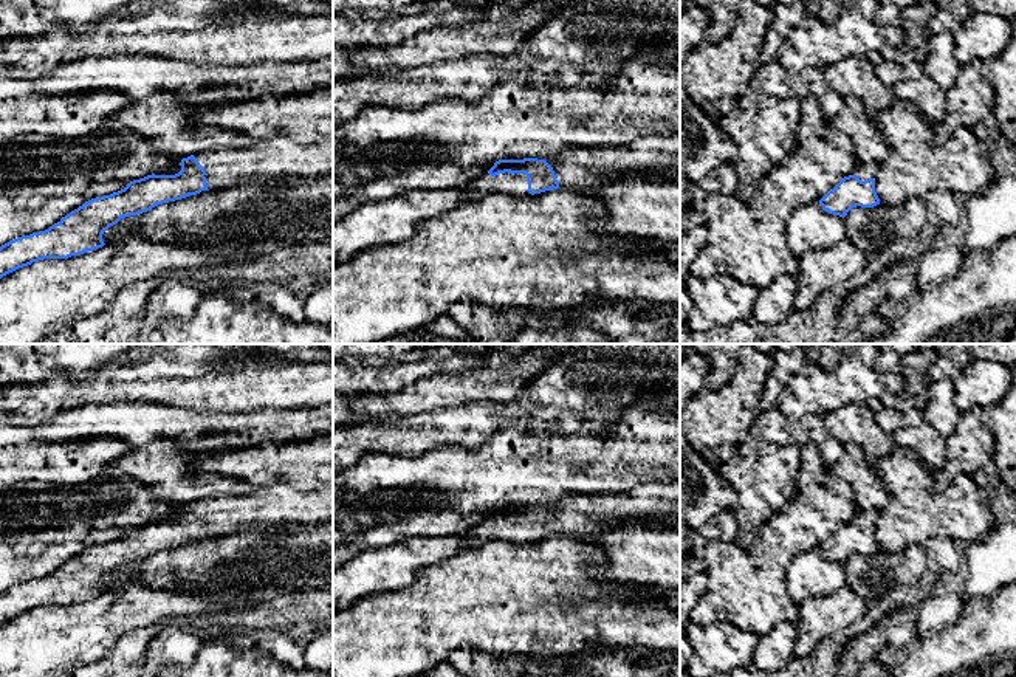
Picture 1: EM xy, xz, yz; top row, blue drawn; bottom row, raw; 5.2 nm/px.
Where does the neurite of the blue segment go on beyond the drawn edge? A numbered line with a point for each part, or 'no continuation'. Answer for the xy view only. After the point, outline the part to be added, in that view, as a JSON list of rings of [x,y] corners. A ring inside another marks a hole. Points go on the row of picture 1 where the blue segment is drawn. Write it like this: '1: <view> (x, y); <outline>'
1: xy (279, 158); [[[277,135],[243,149],[203,150],[194,155],[206,170],[206,192],[235,186],[324,178],[333,175],[333,135],[313,144]]]

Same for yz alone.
1: yz (863, 171); [[[858,163],[852,175],[856,175],[861,181],[864,181],[867,178],[875,178],[875,170],[877,170],[875,164]]]

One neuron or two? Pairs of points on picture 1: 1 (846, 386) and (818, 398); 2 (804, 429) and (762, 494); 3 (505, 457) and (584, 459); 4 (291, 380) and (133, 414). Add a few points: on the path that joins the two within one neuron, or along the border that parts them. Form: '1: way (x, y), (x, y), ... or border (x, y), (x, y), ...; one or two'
1: way (840, 386), (824, 392); one
2: border (759, 439), (768, 443), (799, 446); two
3: way (525, 457), (564, 459); one
4: border (135, 402), (166, 403), (206, 412); two

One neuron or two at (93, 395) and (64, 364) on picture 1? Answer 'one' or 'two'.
two

